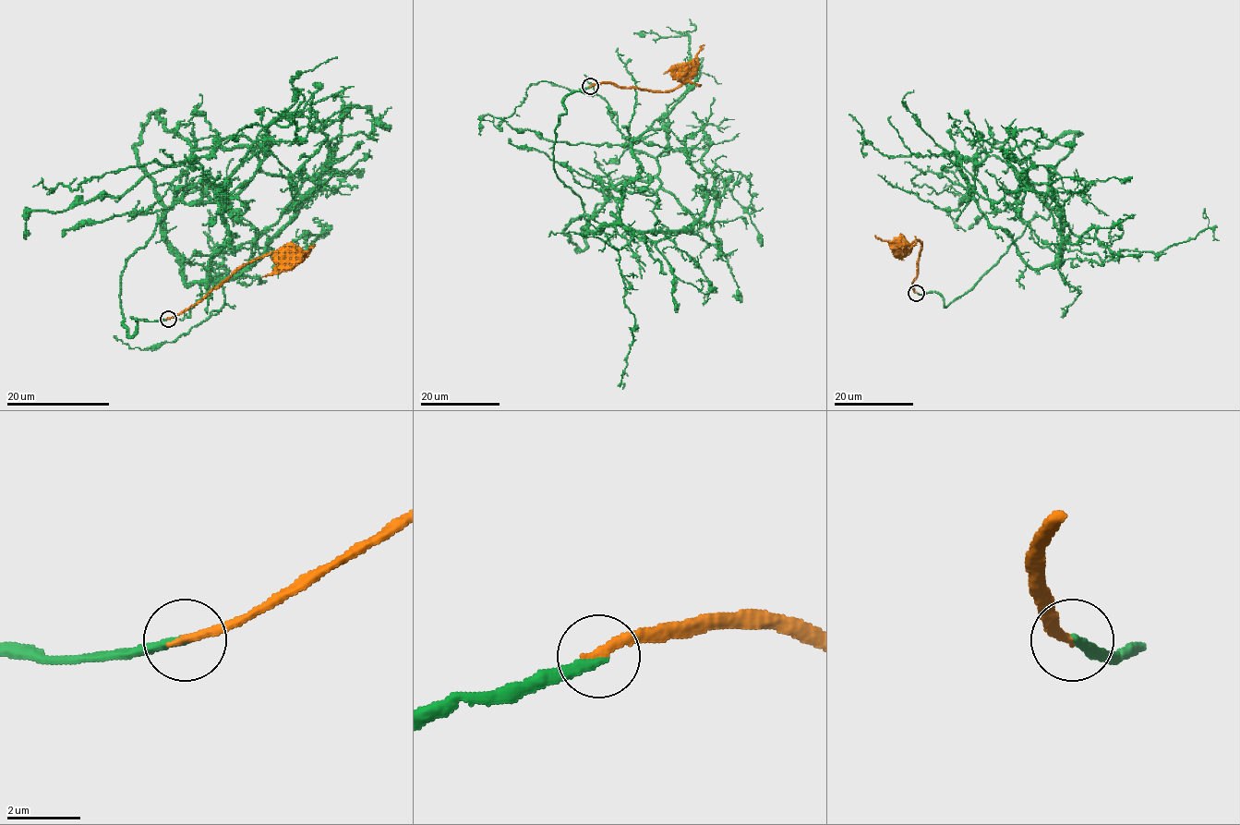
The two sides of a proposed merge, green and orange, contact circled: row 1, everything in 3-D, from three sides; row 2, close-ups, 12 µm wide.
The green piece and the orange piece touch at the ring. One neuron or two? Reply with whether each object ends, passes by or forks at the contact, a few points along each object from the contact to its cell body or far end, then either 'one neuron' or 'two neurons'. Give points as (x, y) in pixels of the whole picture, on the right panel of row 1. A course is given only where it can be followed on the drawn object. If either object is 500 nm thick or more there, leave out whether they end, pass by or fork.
green ends; orange ends; course green (916, 293), (948, 306), (1039, 216), (1059, 231), (1056, 260), (1031, 268), (958, 183), (911, 179), (950, 190); course orange (916, 293), (913, 282), (921, 245), (918, 241), (908, 243), (902, 238), (898, 241); one neuron

